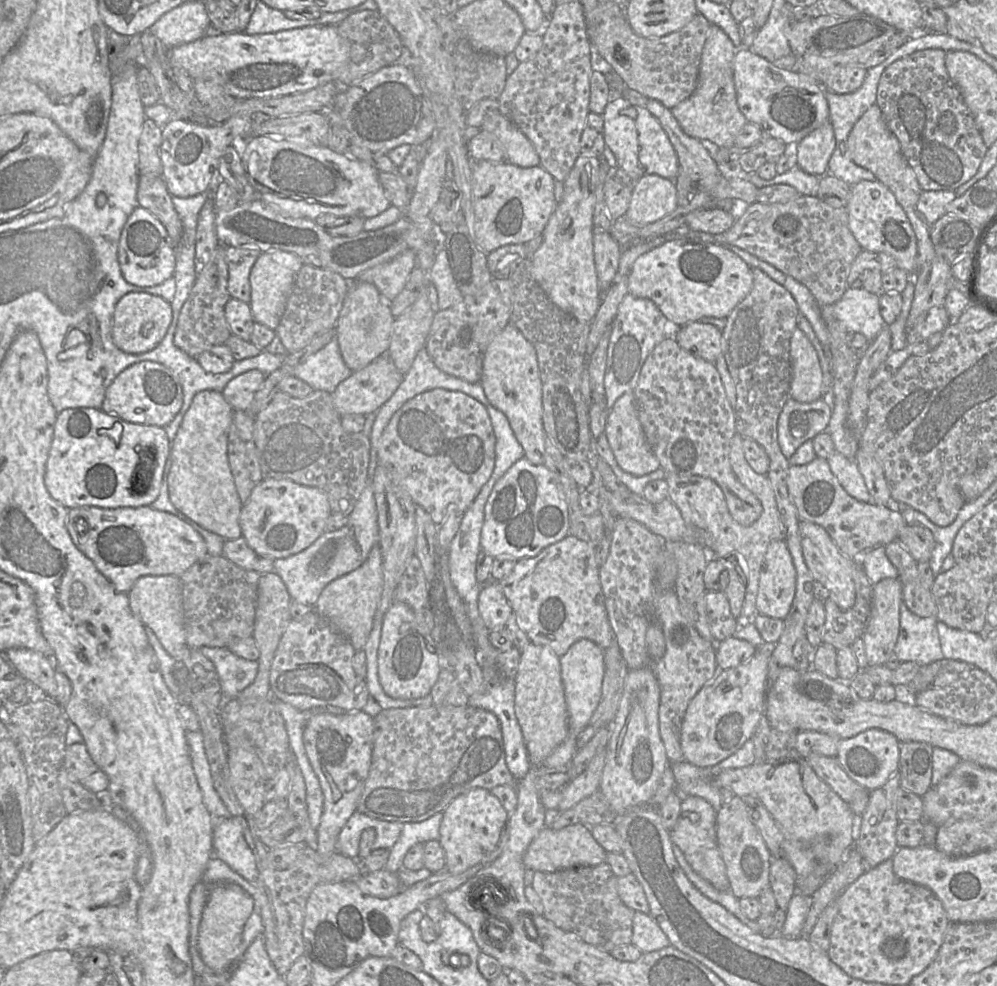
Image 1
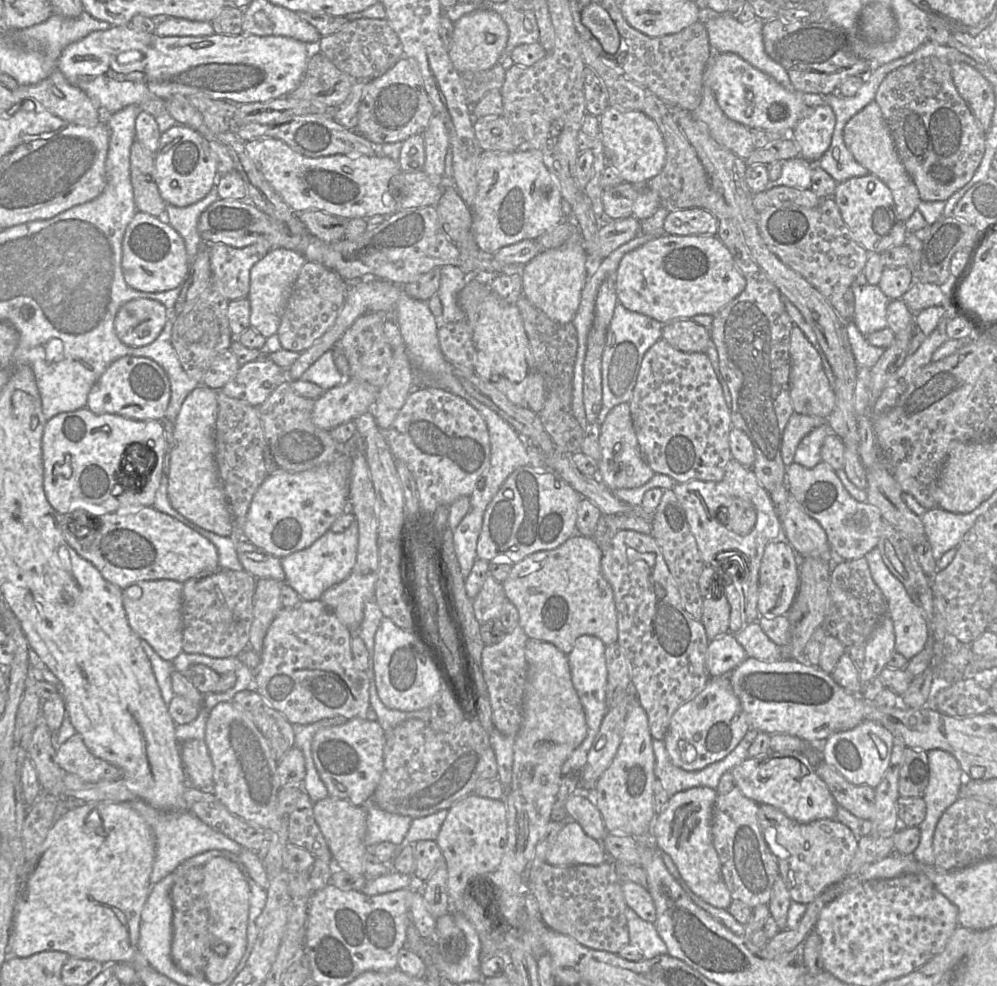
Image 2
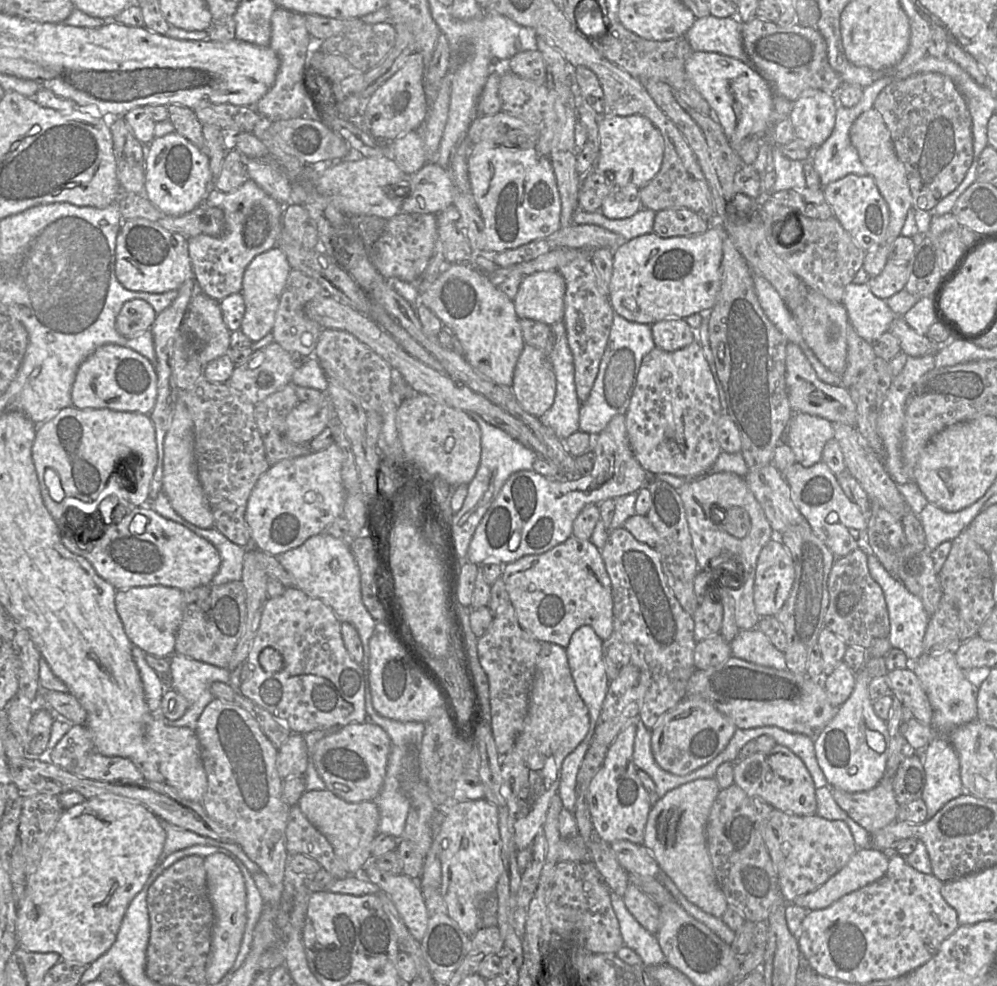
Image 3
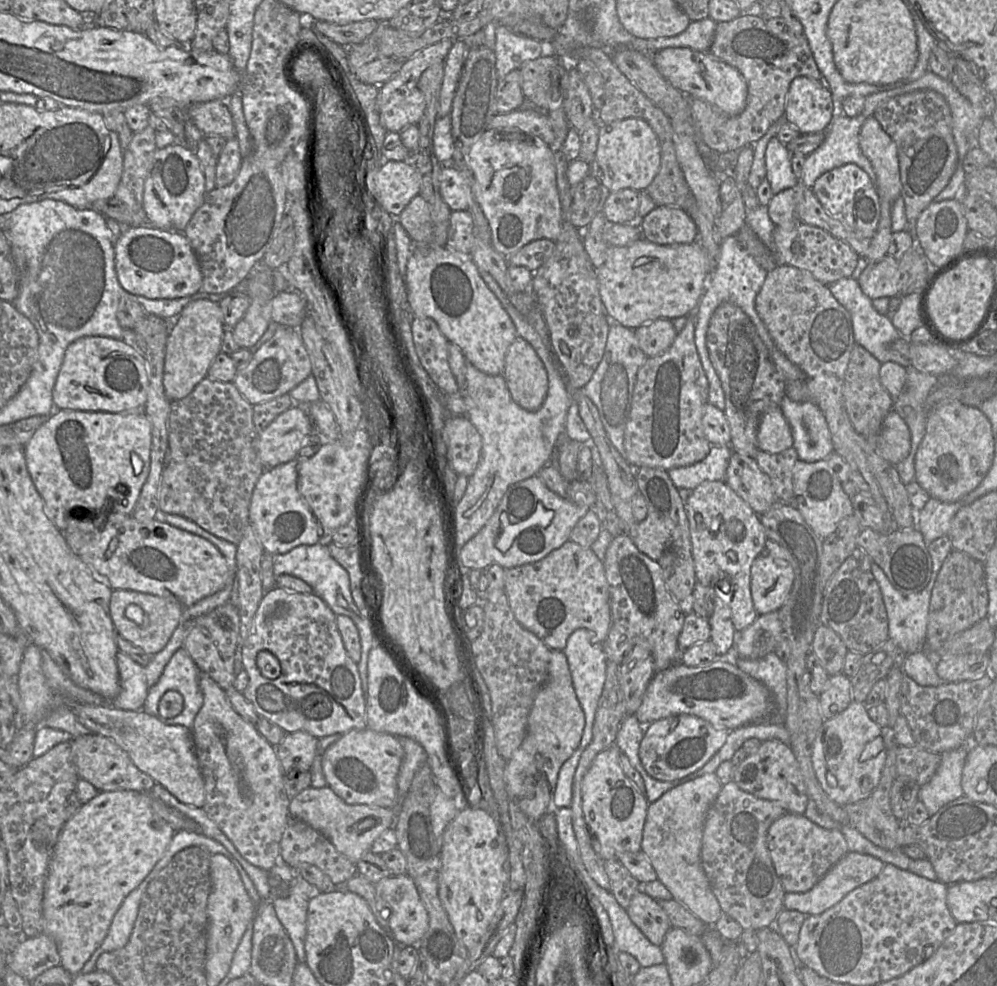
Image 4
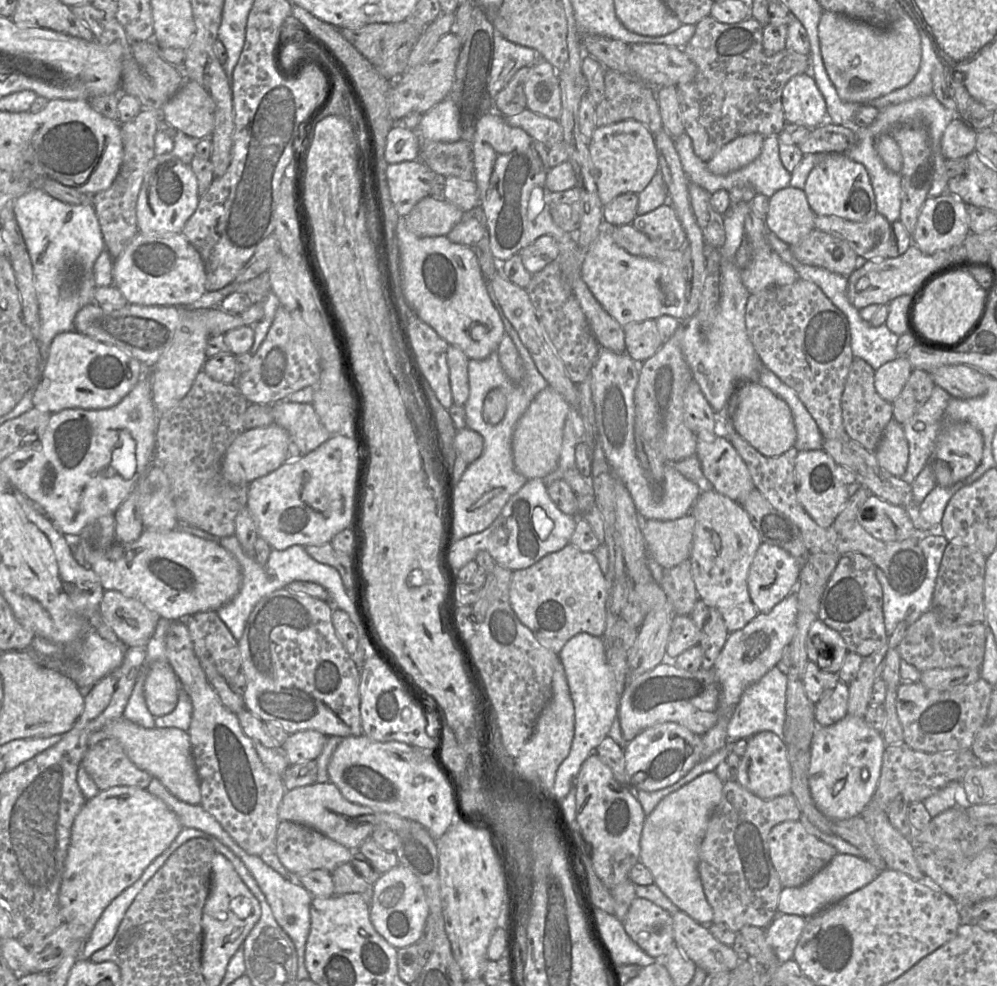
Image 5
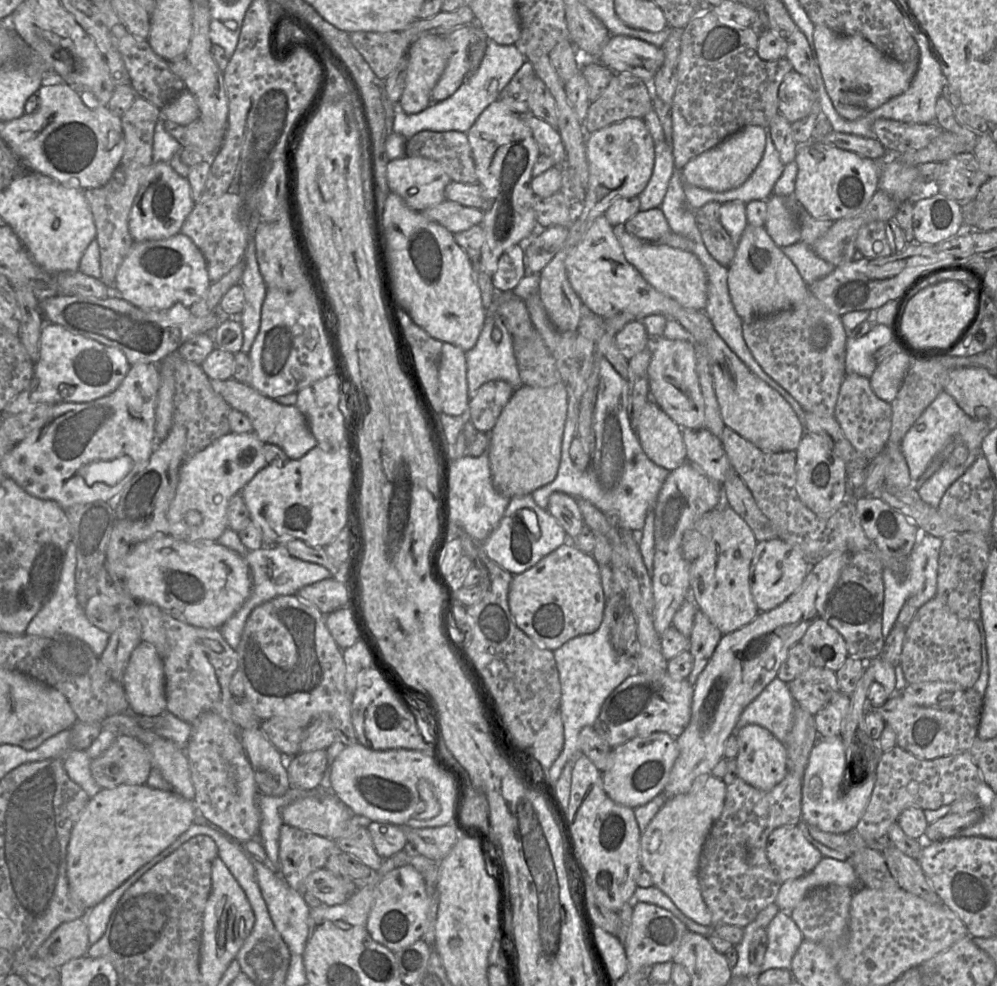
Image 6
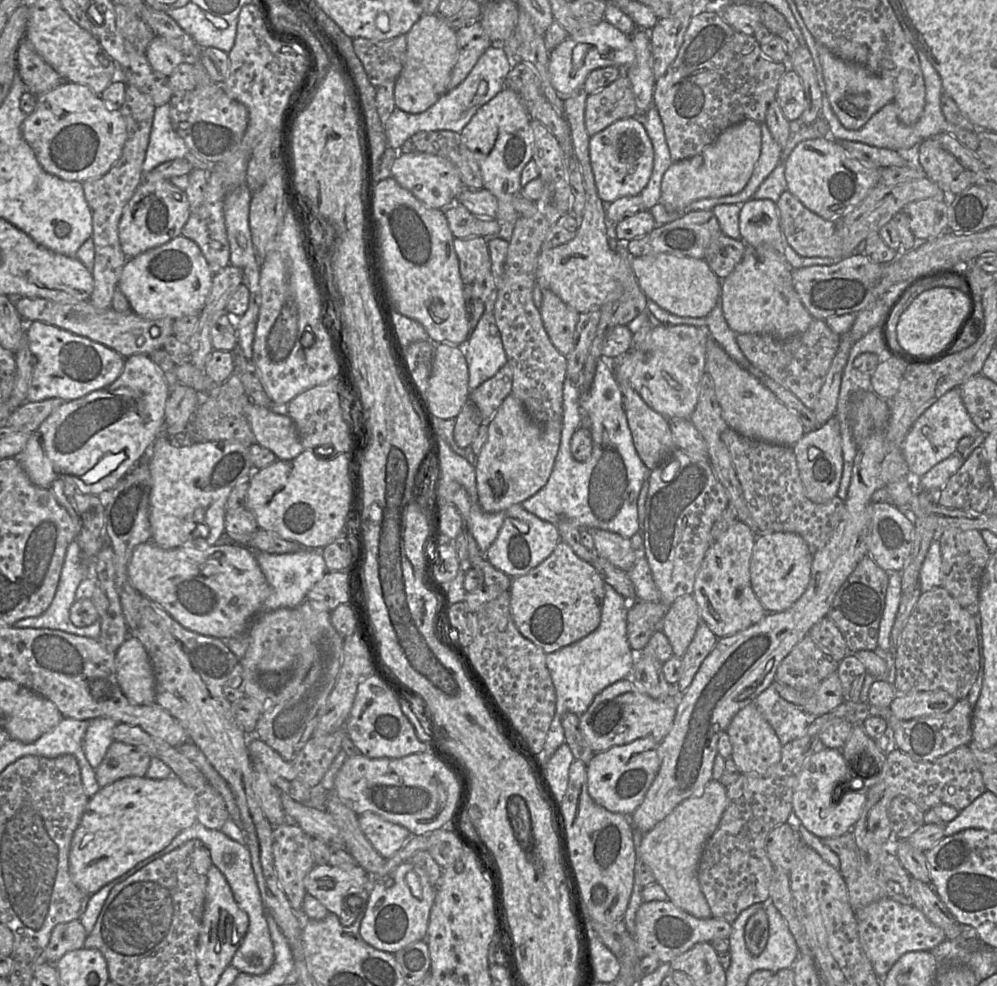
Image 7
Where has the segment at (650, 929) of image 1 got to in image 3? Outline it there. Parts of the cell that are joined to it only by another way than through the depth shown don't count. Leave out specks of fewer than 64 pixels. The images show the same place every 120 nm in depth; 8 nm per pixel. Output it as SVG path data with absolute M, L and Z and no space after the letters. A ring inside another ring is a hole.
M611 891L610 899L624 945L634 950L645 965L666 963L656 935L651 934L639 924L627 910L622 897Z

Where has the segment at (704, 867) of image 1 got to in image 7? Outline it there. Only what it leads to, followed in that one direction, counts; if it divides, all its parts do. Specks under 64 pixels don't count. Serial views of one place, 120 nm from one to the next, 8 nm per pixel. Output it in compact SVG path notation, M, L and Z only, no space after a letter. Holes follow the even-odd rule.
M712 779L696 795L682 801L640 841L642 863L646 864L673 904L696 918L709 918L711 910L702 893L698 867L703 849L716 831L728 805L726 787Z

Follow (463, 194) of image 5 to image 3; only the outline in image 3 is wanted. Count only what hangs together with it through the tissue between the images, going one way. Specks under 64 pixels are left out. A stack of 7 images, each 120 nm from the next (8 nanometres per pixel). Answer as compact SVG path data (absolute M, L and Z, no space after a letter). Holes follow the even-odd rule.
M427 162L418 172L409 176L408 185L402 183L395 188L409 186L411 195L402 202L400 212L439 214L454 203L454 186L448 168L435 162Z

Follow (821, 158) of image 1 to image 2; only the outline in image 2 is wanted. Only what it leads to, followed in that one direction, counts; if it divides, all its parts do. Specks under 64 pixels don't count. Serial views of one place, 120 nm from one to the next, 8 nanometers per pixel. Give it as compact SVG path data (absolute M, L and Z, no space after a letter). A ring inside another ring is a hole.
M828 104L805 107L803 116L790 132L799 149L798 157L816 164L831 144L834 126L835 115Z

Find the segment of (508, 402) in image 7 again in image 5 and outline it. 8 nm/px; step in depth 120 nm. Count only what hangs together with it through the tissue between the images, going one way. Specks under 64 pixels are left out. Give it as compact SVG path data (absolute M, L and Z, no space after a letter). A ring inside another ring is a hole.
M547 386L518 420L512 438L513 461L516 470L526 479L543 478L557 468L569 406L558 391Z

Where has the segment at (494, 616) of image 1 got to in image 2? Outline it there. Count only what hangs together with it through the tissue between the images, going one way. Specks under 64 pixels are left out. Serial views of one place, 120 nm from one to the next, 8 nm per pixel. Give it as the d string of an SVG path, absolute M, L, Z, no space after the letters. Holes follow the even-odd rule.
M488 572L479 593L473 599L473 609L477 621L481 624L490 619L499 619L506 599L502 583Z

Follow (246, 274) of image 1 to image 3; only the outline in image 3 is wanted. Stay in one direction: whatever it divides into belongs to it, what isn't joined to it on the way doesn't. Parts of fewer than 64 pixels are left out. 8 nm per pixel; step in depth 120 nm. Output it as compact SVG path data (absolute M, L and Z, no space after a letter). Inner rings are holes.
M252 179L233 192L212 189L203 204L223 211L226 232L220 237L202 234L189 238L189 256L199 290L220 303L231 294L242 293L244 272L248 265L256 256L277 245L284 206L266 194Z

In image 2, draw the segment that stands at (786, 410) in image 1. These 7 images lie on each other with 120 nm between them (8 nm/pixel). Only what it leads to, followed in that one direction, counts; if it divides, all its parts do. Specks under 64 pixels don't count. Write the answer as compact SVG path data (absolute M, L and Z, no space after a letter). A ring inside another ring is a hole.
M793 413L784 429L781 457L783 463L788 466L794 462L794 454L797 446L809 432L827 423L827 418Z

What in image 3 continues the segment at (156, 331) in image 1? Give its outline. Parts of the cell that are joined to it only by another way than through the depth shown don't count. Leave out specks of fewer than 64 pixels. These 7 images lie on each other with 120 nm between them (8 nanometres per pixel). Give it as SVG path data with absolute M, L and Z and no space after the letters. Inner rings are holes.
M133 299L123 304L116 318L116 329L121 335L134 338L150 330L156 317L157 314L149 303Z

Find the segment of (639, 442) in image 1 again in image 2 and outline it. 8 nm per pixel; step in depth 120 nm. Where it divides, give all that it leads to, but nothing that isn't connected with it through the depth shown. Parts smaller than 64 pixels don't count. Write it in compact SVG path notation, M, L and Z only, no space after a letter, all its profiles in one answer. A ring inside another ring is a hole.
M621 403L608 413L599 429L598 444L601 459L598 462L597 477L612 491L638 488L654 476L654 471L645 461L639 448L629 403Z

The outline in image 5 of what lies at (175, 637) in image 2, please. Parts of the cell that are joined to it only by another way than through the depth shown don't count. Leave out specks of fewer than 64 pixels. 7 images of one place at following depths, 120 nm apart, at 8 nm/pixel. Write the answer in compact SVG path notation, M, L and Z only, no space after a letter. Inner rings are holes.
M105 590L99 612L127 647L146 647L161 618L140 601L115 590Z

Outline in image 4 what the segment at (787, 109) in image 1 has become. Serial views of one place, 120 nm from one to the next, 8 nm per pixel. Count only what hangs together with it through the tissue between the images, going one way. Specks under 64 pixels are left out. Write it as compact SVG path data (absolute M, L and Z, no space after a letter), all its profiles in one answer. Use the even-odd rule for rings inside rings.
M667 47L653 53L651 58L660 74L689 97L703 99L732 116L744 110L747 99L745 79L735 67L710 52L685 47Z

